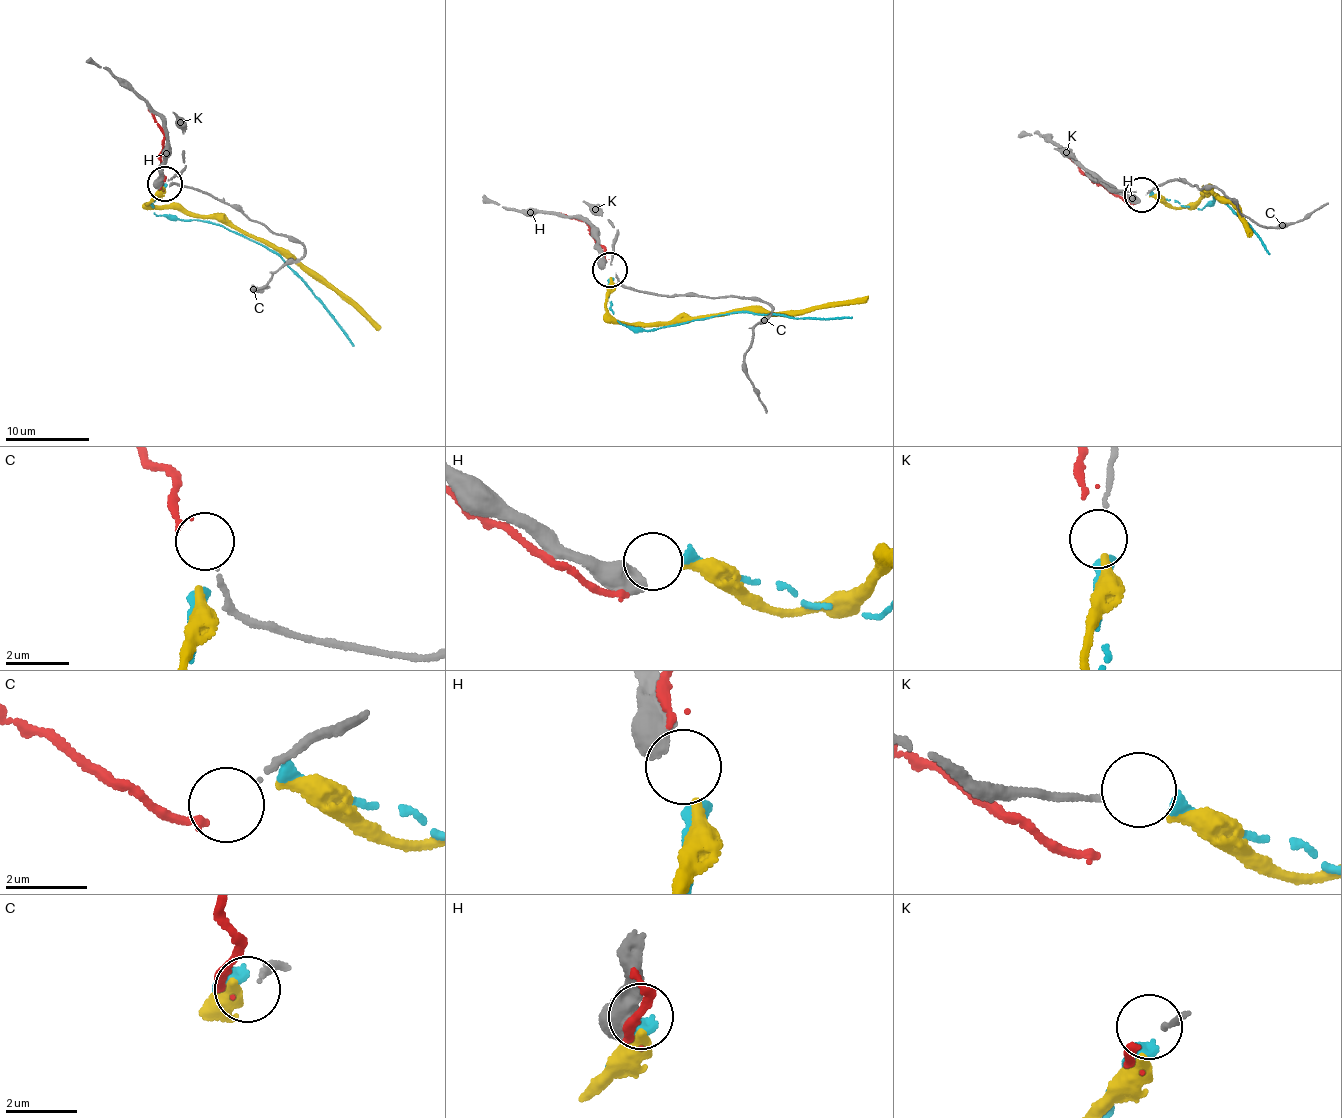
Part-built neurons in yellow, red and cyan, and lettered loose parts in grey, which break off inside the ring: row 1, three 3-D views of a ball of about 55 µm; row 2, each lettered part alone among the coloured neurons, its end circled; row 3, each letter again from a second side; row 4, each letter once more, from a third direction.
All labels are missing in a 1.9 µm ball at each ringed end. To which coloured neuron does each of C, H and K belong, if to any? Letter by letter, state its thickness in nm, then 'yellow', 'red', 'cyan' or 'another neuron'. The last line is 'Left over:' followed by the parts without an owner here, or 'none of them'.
C: calibre 140 nm; red
H: calibre 600 nm; yellow
K: calibre 130 nm; cyan
Left over: none of them

